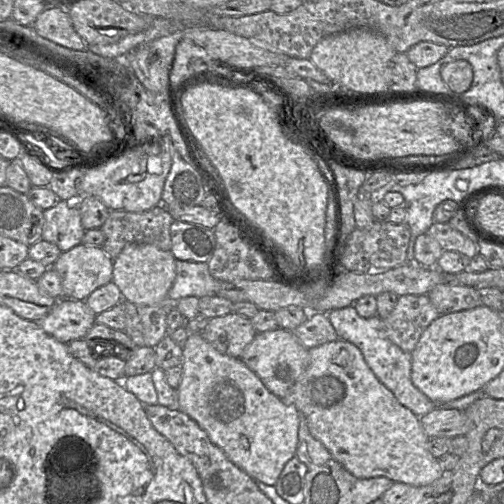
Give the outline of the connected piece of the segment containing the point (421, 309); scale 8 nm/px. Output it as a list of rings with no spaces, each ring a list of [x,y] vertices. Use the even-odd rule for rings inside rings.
[[[403,295],[383,322],[389,339],[411,353],[424,330],[439,316],[427,295]]]

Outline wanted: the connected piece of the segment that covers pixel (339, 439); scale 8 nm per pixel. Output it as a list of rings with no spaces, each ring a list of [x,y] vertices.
[[[338,339],[336,341],[333,341],[333,342],[328,342],[328,343],[325,343],[321,346],[318,346],[318,347],[315,347],[315,348],[311,348],[309,349],[309,364],[308,364],[308,367],[306,368],[306,370],[304,371],[303,375],[299,378],[299,380],[295,383],[295,385],[292,387],[290,393],[285,397],[285,398],[282,398],[282,400],[287,404],[287,405],[290,405],[290,406],[293,406],[295,409],[298,410],[299,412],[299,420],[300,420],[300,415],[302,415],[305,420],[306,420],[306,423],[309,427],[309,430],[310,430],[310,433],[311,435],[316,438],[317,440],[319,440],[323,445],[324,447],[329,451],[329,453],[332,455],[332,457],[345,469],[347,470],[350,474],[352,474],[354,477],[356,478],[359,478],[359,479],[368,479],[368,478],[373,478],[373,477],[386,477],[386,478],[389,478],[390,480],[392,480],[393,482],[399,482],[399,483],[404,483],[404,484],[408,484],[408,485],[411,485],[411,486],[416,486],[416,487],[419,487],[419,486],[427,486],[431,483],[433,483],[434,481],[436,481],[437,479],[439,479],[444,470],[441,468],[437,458],[435,458],[430,450],[429,450],[429,437],[425,434],[423,428],[422,428],[422,425],[420,423],[420,417],[416,416],[415,414],[413,414],[408,408],[404,407],[402,404],[400,404],[398,402],[398,400],[395,398],[395,396],[393,395],[393,393],[387,389],[377,378],[376,376],[374,375],[374,373],[371,371],[371,369],[367,366],[364,358],[363,358],[363,355],[361,353],[361,351],[352,343],[346,341],[346,340],[343,340],[343,339]]]

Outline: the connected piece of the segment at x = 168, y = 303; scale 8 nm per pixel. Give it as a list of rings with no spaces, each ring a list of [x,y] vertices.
[[[129,243],[119,255],[113,259],[113,279],[112,281],[121,291],[123,300],[127,300],[136,306],[156,306],[173,308],[173,302],[168,298],[168,292],[171,289],[176,278],[176,258],[171,251],[163,251],[150,244]]]

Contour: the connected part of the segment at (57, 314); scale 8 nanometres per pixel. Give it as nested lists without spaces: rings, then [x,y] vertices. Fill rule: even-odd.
[[[60,298],[38,324],[62,343],[82,339],[96,323],[96,315],[85,300]]]

